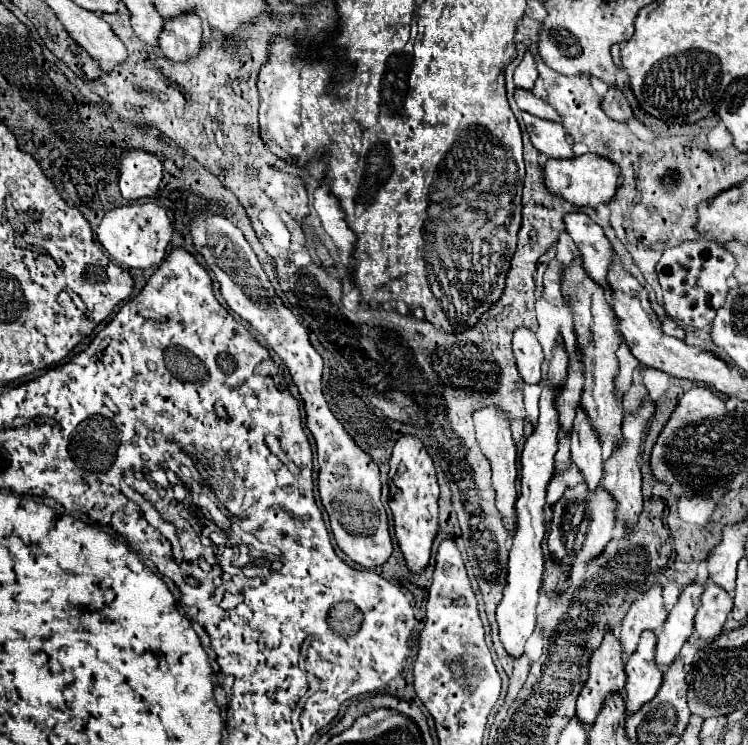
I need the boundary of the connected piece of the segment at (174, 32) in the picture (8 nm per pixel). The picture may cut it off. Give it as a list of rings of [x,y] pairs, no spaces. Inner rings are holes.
[[[198,16],[172,18],[164,22],[160,48],[170,62],[188,62],[198,56],[204,44],[204,28]]]

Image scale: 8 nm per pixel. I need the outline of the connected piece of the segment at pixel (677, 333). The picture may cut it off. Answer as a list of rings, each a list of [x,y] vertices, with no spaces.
[[[664,318],[662,320],[662,332],[664,334],[668,334],[668,336],[674,336],[674,338],[678,338],[678,340],[684,340],[686,338],[686,332],[676,324],[676,320],[672,320],[672,318]]]

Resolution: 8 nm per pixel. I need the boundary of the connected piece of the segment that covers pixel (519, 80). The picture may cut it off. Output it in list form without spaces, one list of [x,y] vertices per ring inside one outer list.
[[[526,52],[526,54],[524,54],[524,60],[518,64],[518,68],[516,68],[516,72],[514,72],[514,84],[516,84],[518,88],[532,90],[536,78],[538,78],[538,70],[536,70],[534,56],[532,56],[530,52]]]

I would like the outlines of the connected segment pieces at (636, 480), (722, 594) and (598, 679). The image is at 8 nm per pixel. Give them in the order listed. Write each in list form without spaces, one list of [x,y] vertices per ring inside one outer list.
[[[650,400],[644,402],[644,406],[636,412],[636,414],[626,414],[626,418],[622,420],[622,430],[624,430],[624,442],[622,446],[618,446],[618,450],[606,460],[604,464],[604,478],[602,478],[602,486],[604,490],[612,496],[612,500],[616,502],[616,510],[614,516],[616,520],[624,522],[624,530],[630,534],[632,528],[638,522],[638,516],[642,512],[642,492],[640,492],[640,484],[642,484],[642,476],[640,476],[640,468],[638,468],[638,452],[640,452],[640,440],[642,440],[642,432],[650,420],[654,412],[654,404]]]
[[[710,582],[702,594],[702,604],[694,618],[694,622],[696,622],[694,628],[696,628],[698,638],[712,640],[712,638],[720,636],[730,610],[732,610],[730,594]]]
[[[608,632],[602,640],[600,648],[594,650],[590,658],[590,678],[586,680],[578,702],[576,714],[584,728],[590,728],[604,706],[604,700],[610,694],[622,692],[626,682],[624,662],[622,662],[622,648],[618,638]]]

